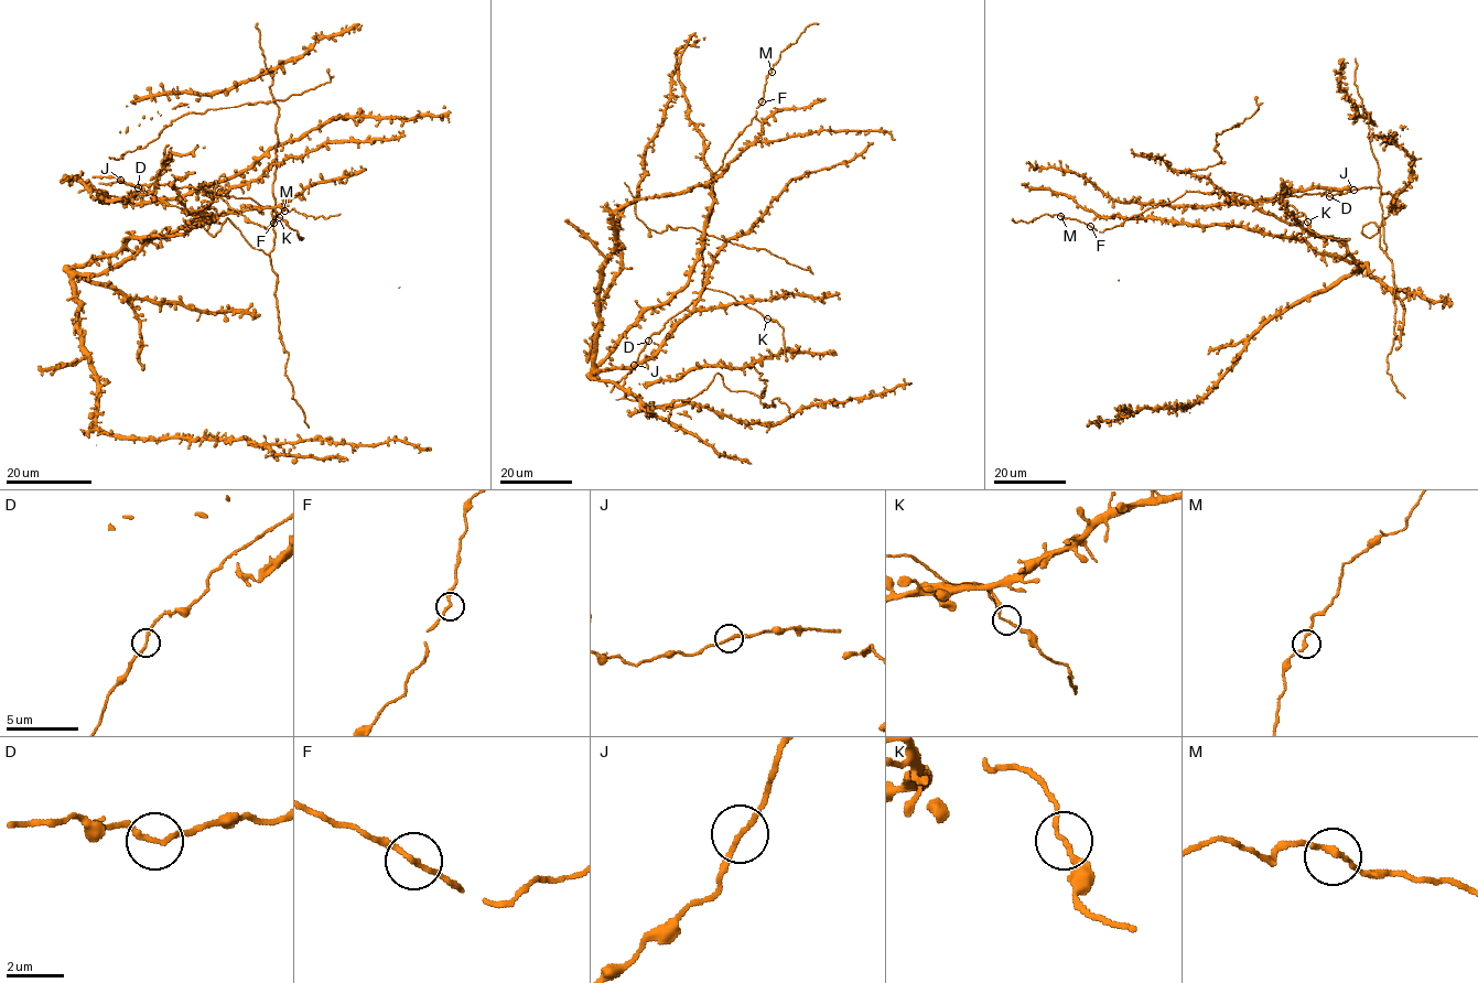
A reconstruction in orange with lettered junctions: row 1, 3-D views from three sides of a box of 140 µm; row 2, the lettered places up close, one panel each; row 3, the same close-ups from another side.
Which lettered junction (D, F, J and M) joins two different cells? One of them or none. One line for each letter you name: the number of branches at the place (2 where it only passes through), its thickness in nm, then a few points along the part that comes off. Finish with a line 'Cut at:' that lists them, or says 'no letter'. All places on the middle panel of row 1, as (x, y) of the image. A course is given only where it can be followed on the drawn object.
Cut at: no letter

